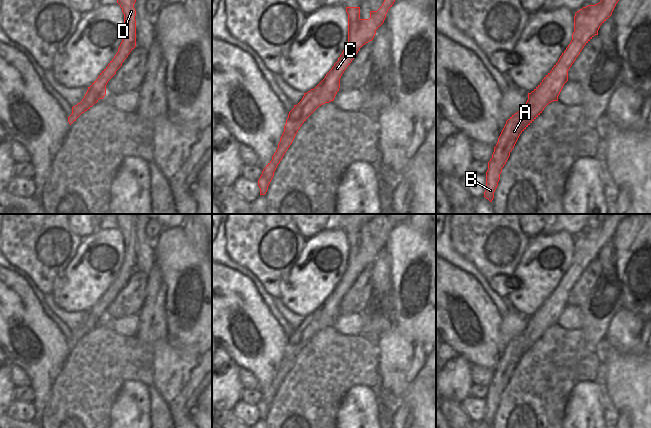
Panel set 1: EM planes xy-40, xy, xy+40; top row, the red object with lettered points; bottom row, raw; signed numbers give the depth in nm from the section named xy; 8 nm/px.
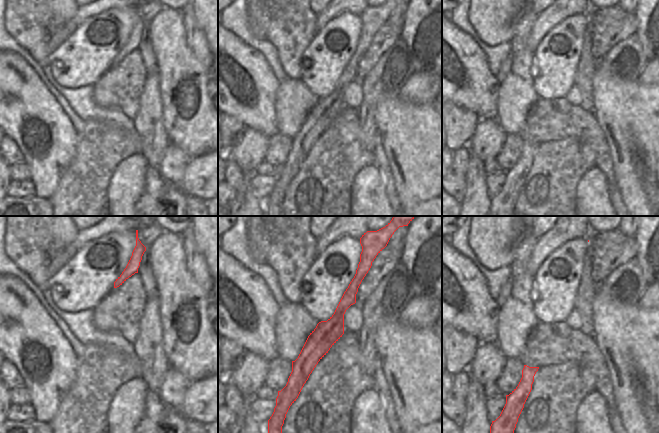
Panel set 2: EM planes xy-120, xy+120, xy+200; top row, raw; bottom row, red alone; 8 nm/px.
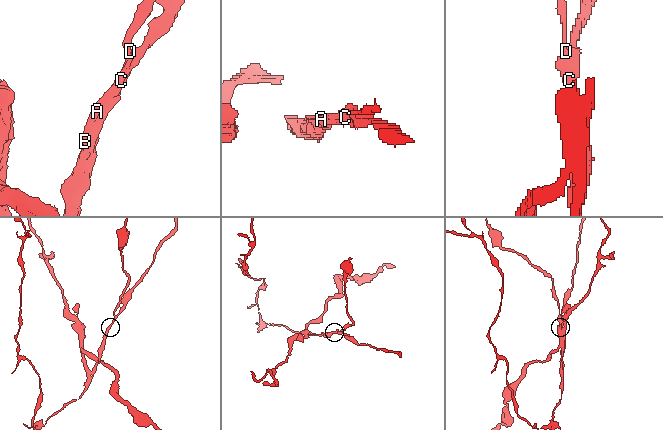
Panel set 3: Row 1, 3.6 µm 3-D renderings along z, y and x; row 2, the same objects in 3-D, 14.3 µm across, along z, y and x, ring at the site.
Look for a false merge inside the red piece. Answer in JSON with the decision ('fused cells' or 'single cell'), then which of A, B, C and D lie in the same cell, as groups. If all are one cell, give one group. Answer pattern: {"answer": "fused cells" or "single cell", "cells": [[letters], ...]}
{"answer": "fused cells", "cells": [["A", "B", "C"], ["D"]]}

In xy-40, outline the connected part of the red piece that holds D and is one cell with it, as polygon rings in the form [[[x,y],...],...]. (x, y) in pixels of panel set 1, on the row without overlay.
[[[118,214],[116,224],[124,238],[124,258],[122,260],[122,266],[114,282],[90,310],[92,316],[80,332],[78,336],[79,339],[98,326],[99,320],[108,305],[108,302],[136,271],[136,234],[134,232],[136,226],[136,214]]]

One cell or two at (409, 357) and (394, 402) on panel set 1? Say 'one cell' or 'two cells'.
one cell

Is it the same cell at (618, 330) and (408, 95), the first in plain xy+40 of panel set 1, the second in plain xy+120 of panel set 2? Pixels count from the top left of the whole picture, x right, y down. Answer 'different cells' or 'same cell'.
same cell

